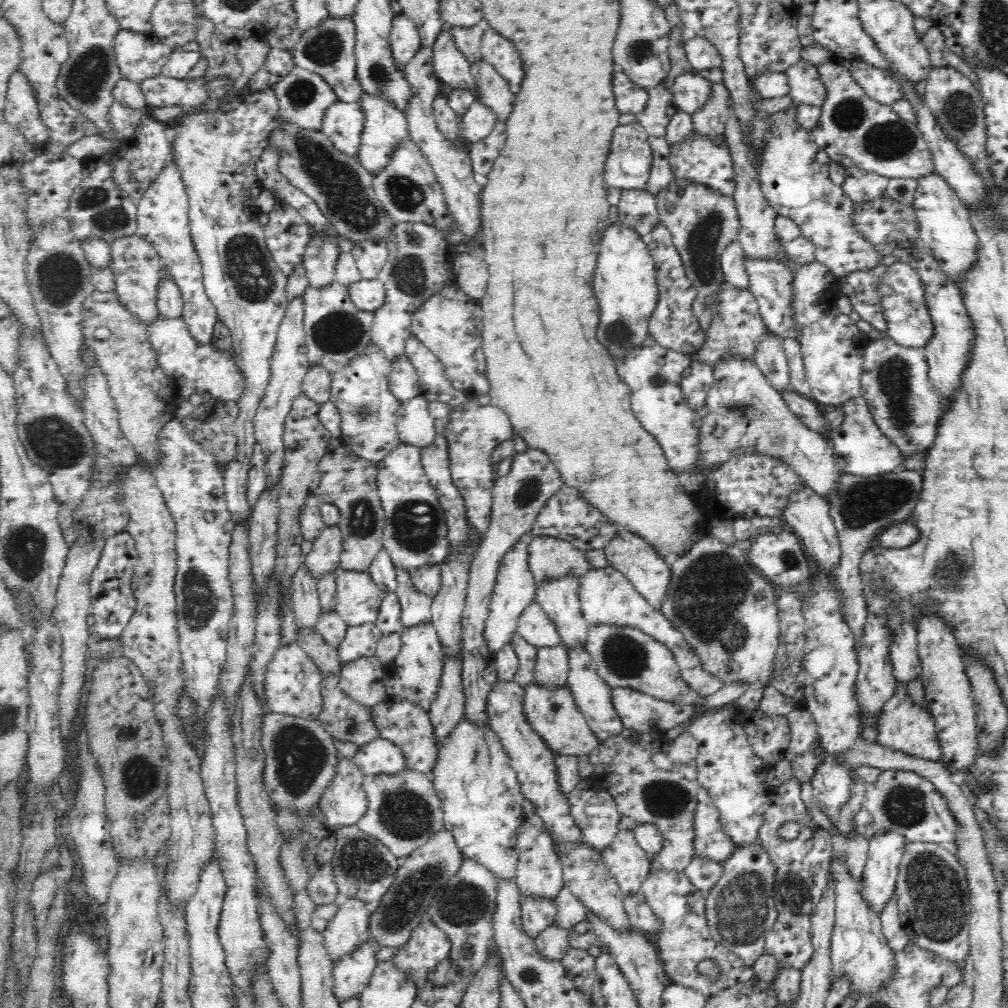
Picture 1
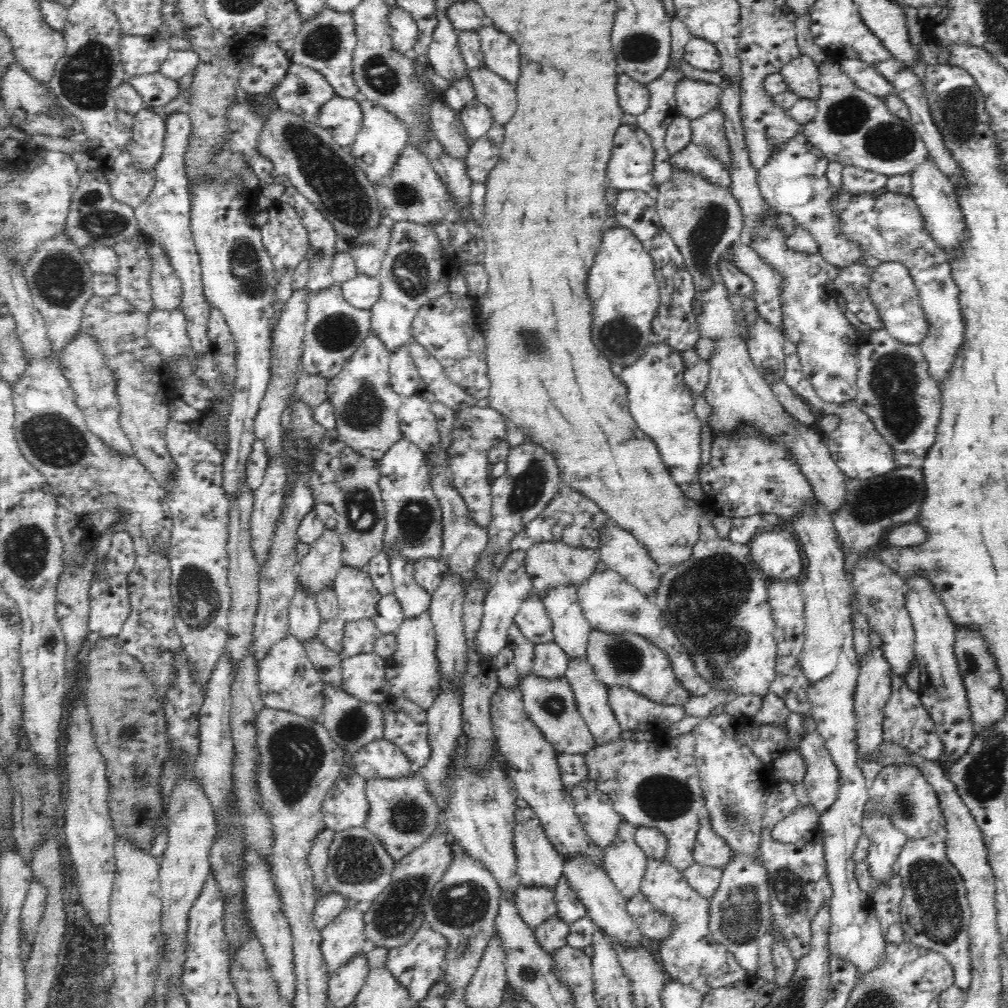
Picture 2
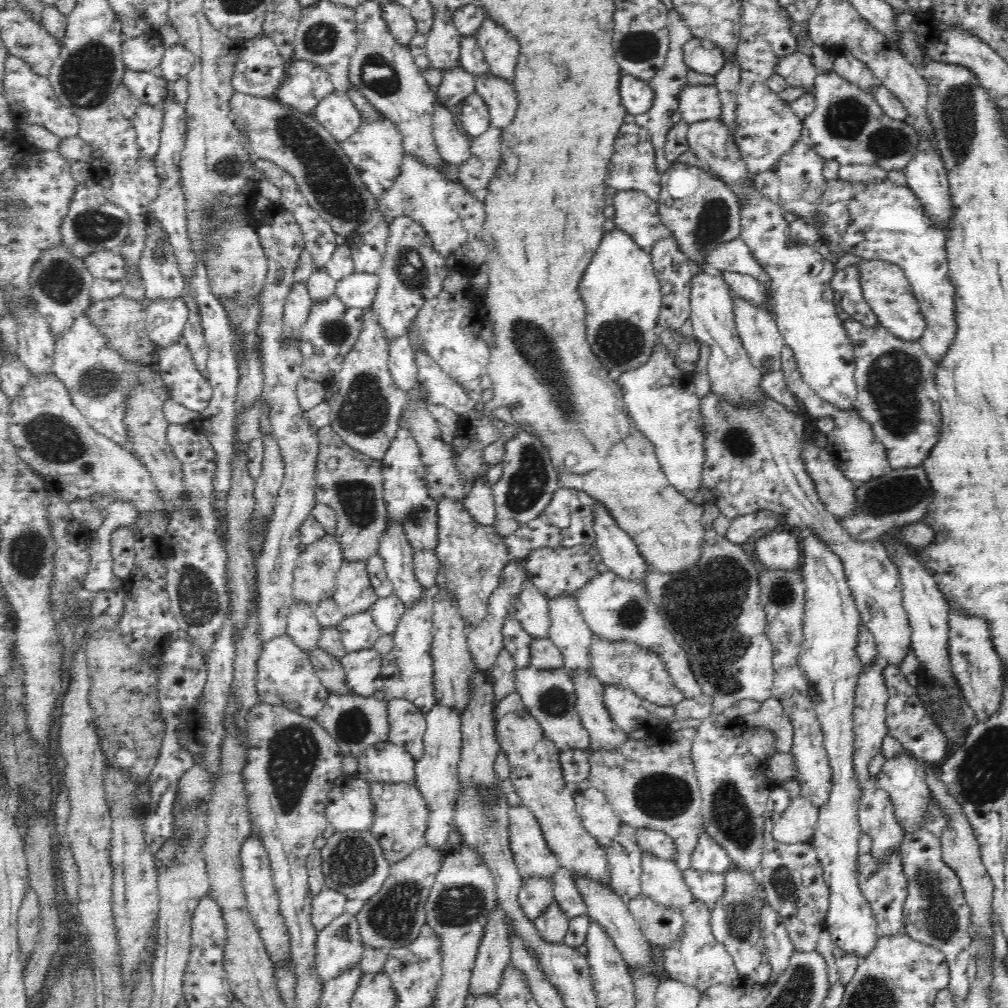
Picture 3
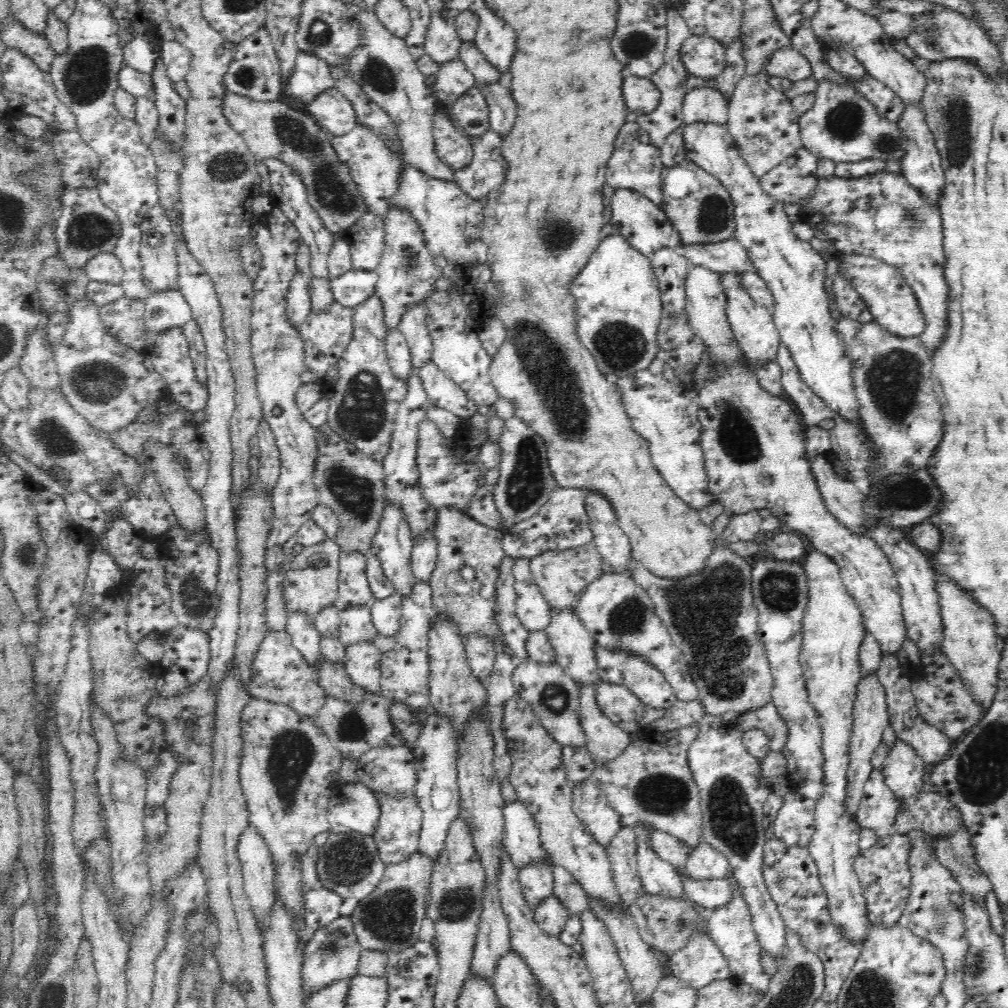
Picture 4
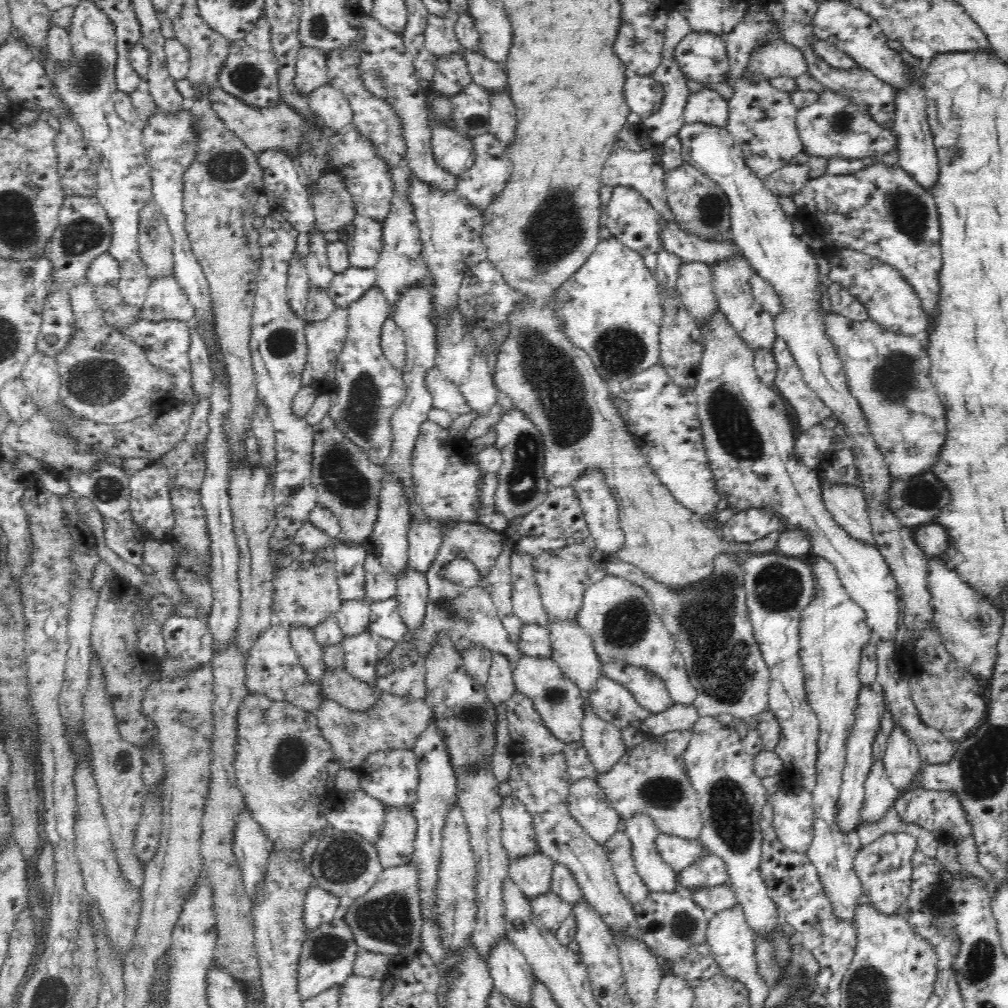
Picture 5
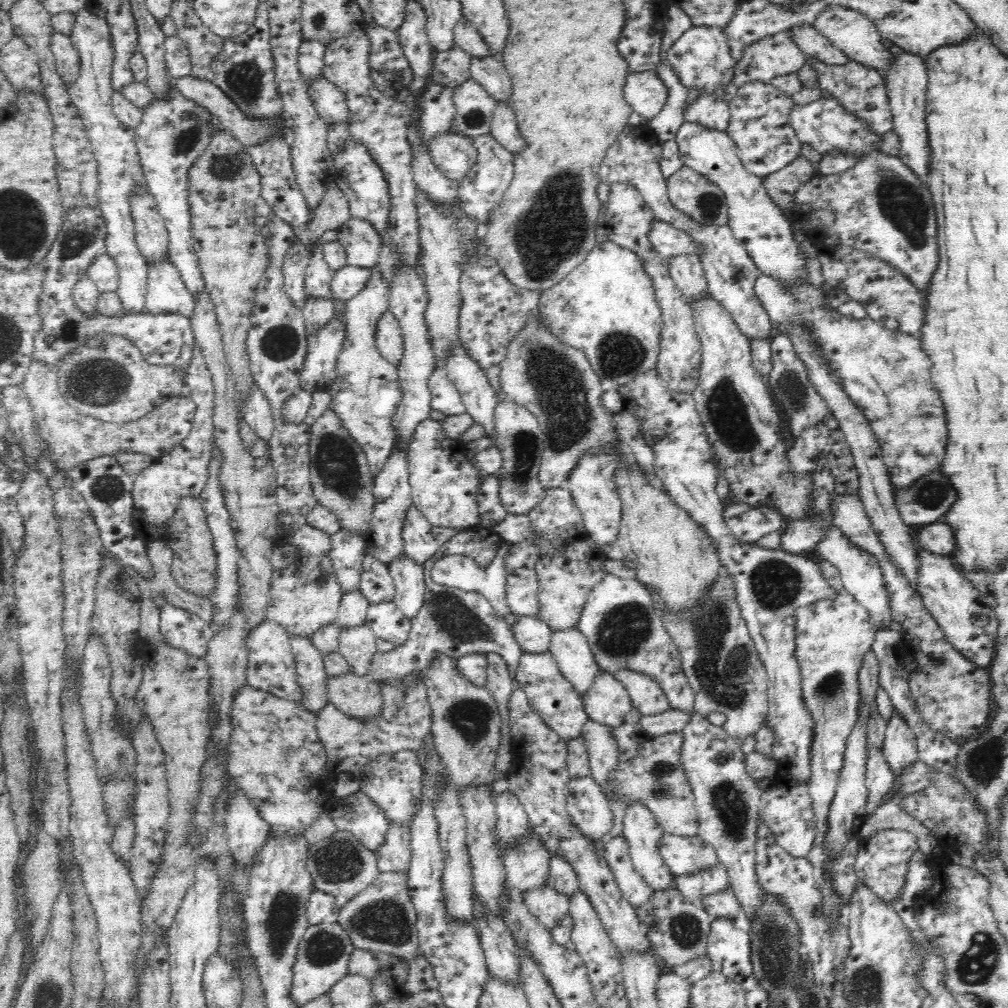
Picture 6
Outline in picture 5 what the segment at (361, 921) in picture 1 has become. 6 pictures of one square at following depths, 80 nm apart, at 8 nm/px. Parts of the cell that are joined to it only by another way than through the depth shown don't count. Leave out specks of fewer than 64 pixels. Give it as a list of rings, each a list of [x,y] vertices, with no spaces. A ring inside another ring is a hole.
[[[342,916],[334,917],[330,922],[311,930],[303,942],[298,965],[298,992],[302,1000],[314,998],[332,986],[341,985],[353,974],[353,964],[359,946],[354,940],[351,928]]]

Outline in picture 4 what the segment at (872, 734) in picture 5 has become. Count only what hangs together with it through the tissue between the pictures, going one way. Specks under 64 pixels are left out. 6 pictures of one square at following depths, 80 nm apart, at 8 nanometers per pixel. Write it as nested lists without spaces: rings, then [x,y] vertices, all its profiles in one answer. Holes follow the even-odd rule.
[[[877,674],[861,678],[857,686],[856,700],[853,710],[853,732],[850,738],[849,757],[850,762],[846,771],[847,785],[845,805],[851,818],[856,817],[856,810],[864,796],[865,782],[870,778],[872,755],[876,747],[883,742],[883,736],[889,728],[889,716],[887,711],[887,698],[883,684],[877,679]]]

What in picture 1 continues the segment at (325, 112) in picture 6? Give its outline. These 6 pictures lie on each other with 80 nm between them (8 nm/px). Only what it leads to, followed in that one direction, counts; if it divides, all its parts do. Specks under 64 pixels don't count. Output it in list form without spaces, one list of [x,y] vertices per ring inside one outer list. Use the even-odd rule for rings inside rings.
[[[338,99],[326,110],[321,131],[337,150],[351,158],[358,158],[360,140],[366,124],[366,114],[359,102],[342,102]]]

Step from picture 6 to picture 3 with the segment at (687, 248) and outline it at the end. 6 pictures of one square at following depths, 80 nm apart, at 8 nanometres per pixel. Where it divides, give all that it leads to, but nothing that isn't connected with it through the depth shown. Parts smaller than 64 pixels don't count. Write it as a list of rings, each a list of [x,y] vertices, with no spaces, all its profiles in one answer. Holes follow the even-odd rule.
[[[740,239],[720,244],[714,252],[704,258],[703,266],[716,268],[720,272],[739,272],[750,277],[754,277],[764,285],[764,289],[769,287],[769,276],[761,264],[756,262],[750,248]]]

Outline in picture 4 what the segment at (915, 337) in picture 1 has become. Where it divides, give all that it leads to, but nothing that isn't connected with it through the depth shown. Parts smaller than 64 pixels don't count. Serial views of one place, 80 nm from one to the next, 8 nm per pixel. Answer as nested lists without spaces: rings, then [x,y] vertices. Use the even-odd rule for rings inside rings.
[[[841,253],[839,269],[843,277],[848,280],[852,288],[860,295],[871,312],[874,321],[890,334],[904,338],[919,337],[926,328],[926,317],[921,311],[918,299],[898,268],[886,264],[884,261],[860,254]]]

